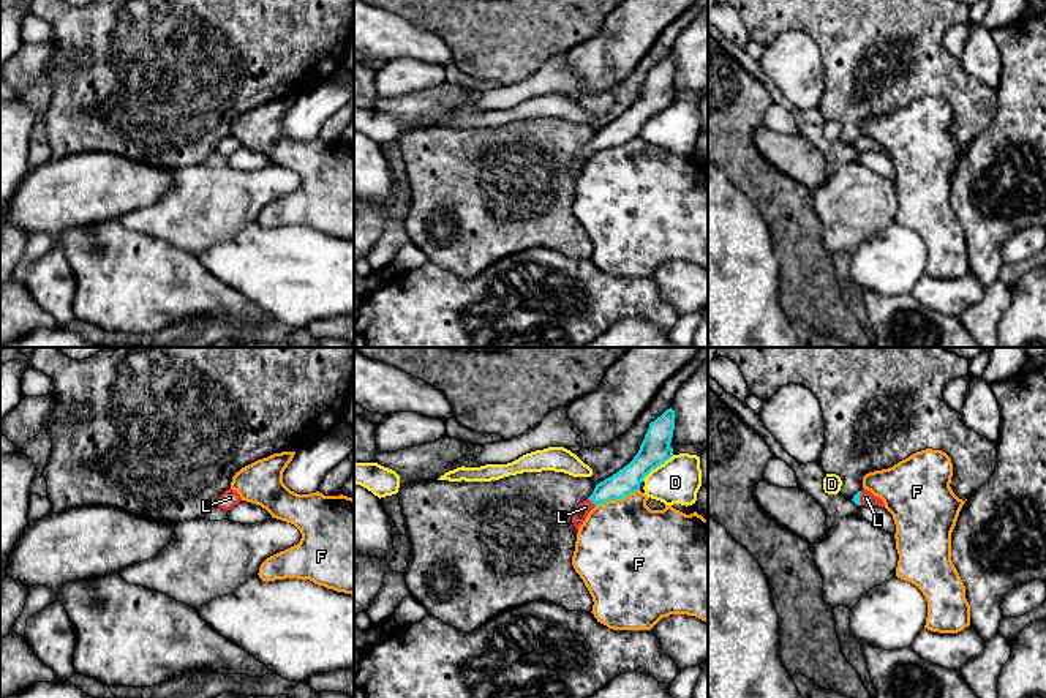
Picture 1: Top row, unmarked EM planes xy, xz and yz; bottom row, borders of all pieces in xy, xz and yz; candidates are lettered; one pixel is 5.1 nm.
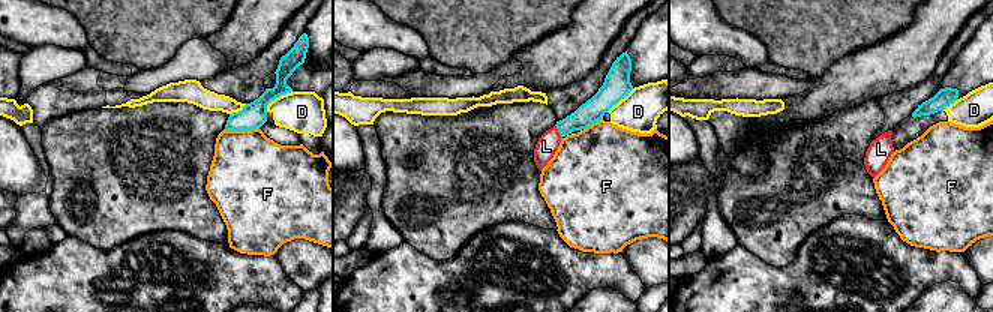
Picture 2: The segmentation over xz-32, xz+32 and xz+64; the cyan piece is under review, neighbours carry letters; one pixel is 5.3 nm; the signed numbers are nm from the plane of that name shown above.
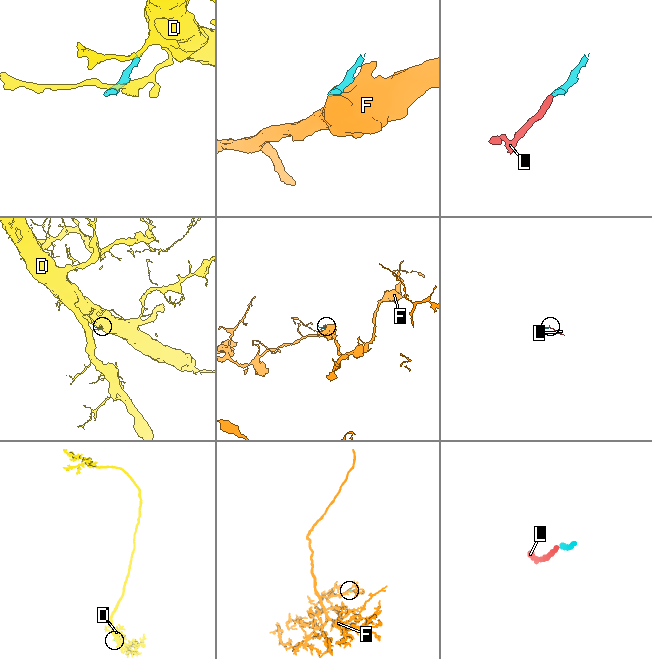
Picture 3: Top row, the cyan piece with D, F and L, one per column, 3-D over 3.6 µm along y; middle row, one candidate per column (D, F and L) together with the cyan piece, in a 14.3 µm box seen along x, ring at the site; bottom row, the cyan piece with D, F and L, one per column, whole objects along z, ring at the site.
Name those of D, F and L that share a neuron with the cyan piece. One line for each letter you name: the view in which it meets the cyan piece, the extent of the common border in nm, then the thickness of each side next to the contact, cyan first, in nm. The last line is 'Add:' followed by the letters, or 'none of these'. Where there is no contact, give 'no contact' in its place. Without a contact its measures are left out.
L: meets cyan in xz; contact 60 nm long; 140 nm thick on the cyan side, 70 nm on the other
Add: L

